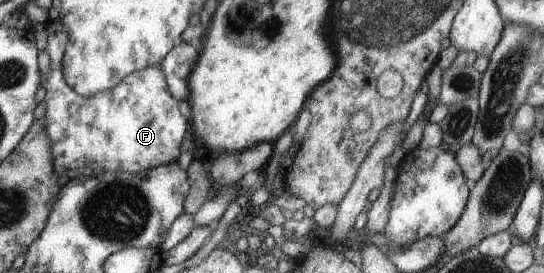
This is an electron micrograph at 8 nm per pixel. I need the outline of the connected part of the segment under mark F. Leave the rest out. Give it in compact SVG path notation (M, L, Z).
M58 18L46 22L48 39L44 50L51 58L51 74L45 100L47 112L44 115L48 138L51 139L55 155L55 169L59 171L64 184L68 177L96 177L104 172L146 172L147 170L177 162L181 144L190 132L190 122L180 113L178 101L169 93L167 80L160 65L152 65L123 78L111 91L98 93L90 98L78 94L66 81L63 73L64 53L69 43L69 30Z

